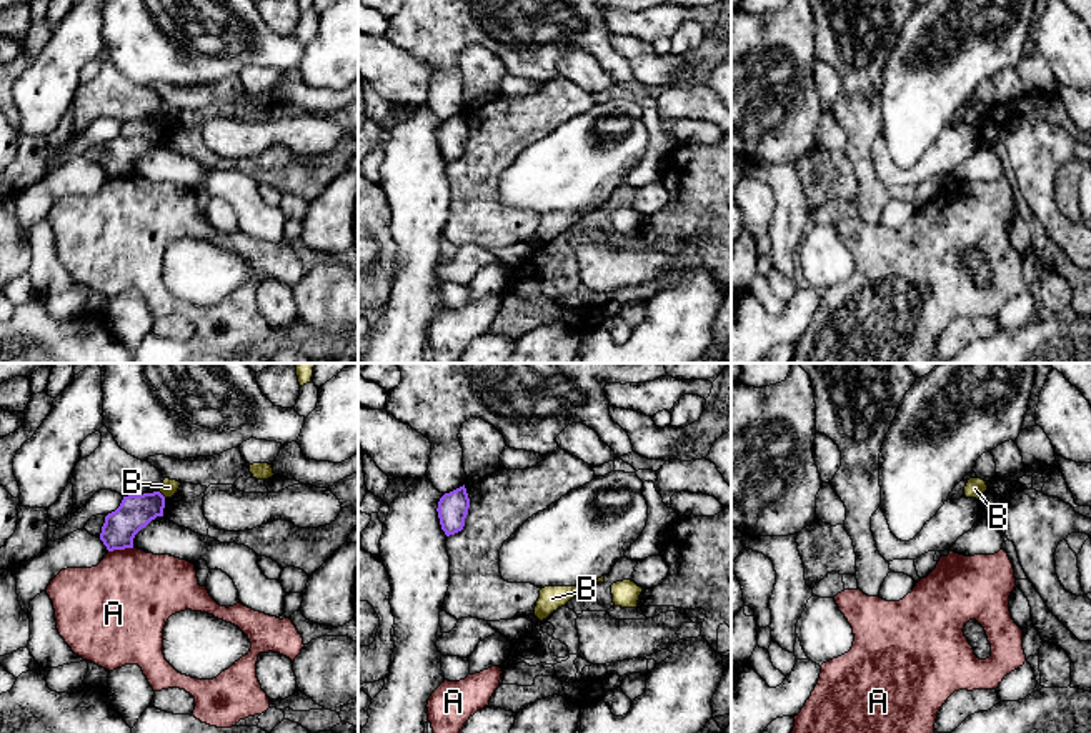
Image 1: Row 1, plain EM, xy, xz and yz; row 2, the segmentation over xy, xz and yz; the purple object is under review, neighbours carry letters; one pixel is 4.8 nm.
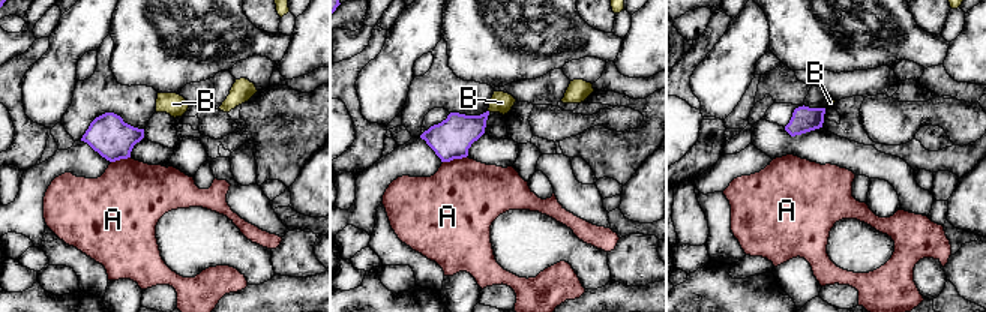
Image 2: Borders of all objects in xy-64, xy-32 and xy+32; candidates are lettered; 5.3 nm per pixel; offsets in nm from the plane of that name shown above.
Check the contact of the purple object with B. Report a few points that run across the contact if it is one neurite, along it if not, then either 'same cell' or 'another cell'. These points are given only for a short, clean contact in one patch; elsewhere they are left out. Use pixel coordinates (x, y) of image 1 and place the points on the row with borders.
line xy (159, 492), (165, 497); another cell

